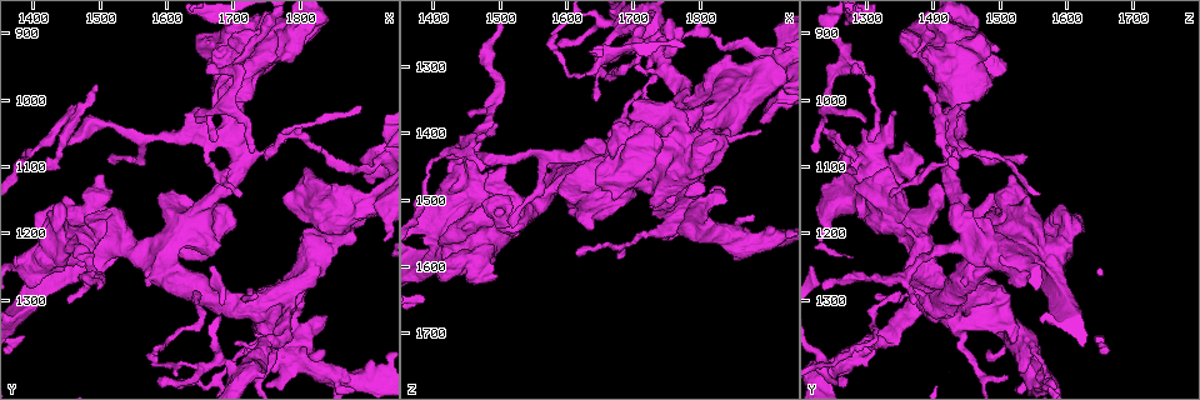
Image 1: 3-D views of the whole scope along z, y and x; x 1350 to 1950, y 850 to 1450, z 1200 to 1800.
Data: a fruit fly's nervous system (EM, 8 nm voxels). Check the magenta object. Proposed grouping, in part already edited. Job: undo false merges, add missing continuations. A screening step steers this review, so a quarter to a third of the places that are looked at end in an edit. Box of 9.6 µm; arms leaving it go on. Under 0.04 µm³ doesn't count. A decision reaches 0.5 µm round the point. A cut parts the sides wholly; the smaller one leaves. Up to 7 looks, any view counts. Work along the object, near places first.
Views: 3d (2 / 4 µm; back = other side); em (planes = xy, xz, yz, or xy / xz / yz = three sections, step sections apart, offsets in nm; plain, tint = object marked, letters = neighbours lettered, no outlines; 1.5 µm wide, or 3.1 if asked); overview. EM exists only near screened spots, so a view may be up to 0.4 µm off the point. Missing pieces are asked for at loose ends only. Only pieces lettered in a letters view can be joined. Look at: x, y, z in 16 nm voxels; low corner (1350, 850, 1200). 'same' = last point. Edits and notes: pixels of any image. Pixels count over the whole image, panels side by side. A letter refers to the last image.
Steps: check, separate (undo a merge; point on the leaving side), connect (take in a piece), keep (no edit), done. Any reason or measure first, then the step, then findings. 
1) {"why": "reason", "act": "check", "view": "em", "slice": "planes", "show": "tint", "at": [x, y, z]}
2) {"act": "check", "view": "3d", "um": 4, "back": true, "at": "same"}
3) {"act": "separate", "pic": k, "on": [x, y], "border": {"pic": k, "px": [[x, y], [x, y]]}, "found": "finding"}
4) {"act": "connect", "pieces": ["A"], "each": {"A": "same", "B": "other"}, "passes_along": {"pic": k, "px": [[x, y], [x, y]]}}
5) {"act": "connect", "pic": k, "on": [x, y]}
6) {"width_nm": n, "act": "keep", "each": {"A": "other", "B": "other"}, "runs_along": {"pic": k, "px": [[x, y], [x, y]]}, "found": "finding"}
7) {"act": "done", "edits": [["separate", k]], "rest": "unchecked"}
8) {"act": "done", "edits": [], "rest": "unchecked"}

{"why": "thin end", "act": "check", "view": "3d", "um": 2, "at": [1500, 975, 1385]}

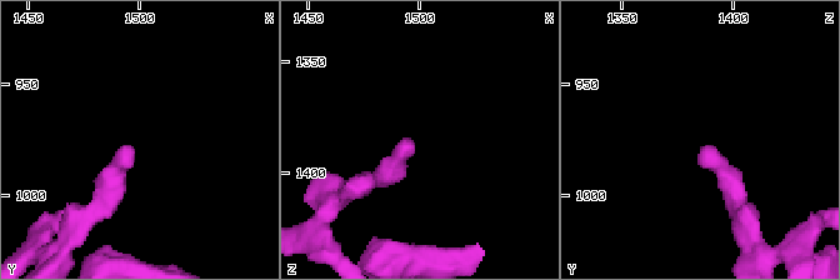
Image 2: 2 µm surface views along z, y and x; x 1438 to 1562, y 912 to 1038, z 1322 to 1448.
{"why": "now the EM", "act": "check", "view": "em", "slice": "yz", "step": 4, "show": "letters", "at": [1495, 978, 1388]}

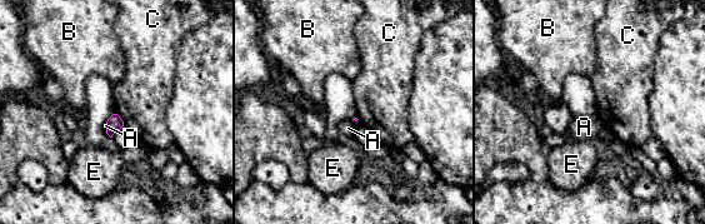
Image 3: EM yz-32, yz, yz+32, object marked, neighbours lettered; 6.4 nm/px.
{"act": "check", "view": "em", "slice": "planes", "show": "letters", "at": "same"}

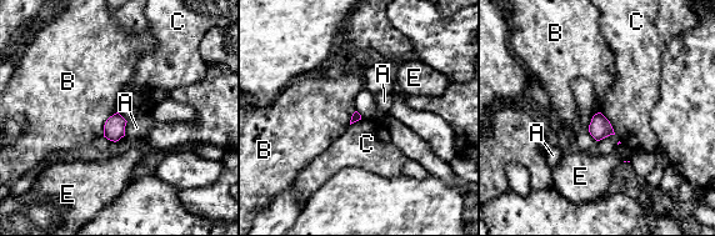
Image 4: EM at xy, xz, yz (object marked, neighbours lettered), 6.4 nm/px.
{"act": "keep", "each": {"A": "other", "B": "other", "C": "other", "E": "other"}, "border": {"pic": 4, "px": [[600, 113], [609, 121], [615, 134]]}, "found": "none of them fits"}

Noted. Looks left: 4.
{"act": "check", "view": "3d", "um": 4, "at": [1650, 1035, 1295]}

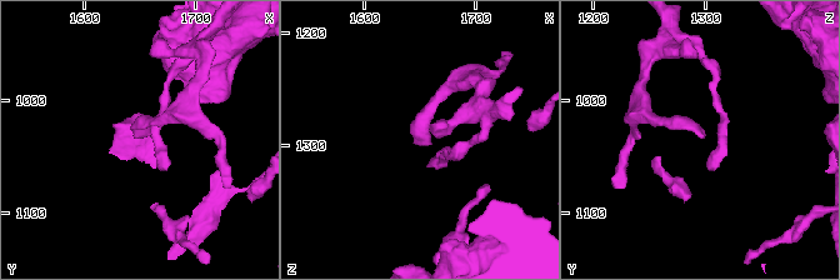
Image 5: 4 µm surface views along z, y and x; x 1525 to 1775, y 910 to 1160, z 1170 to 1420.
{"act": "check", "view": "em", "slice": "planes", "show": "tint", "at": [1648, 1034, 1296]}

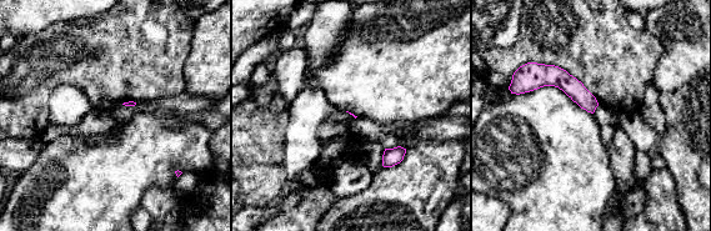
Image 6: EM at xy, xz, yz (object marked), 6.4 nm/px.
{"why": "see the neighbours", "act": "check", "view": "em", "slice": "planes", "show": "letters", "at": "same"}

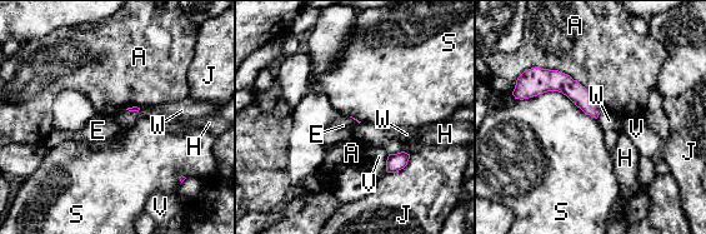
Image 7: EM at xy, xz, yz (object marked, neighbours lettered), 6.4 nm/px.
{"act": "keep", "each": {"A": "other", "E": "other", "H": "other", "J": "other", "S": "other", "V": "other", "W": "other"}, "border": {"pic": 7, "px": [[515, 98], [561, 91], [596, 119]]}, "found": "no lettered piece goes on from it"}

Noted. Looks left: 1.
{"act": "done", "edits": [], "rest": "unchecked"}

